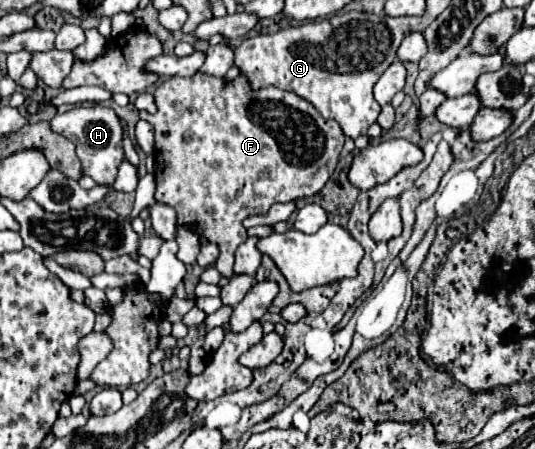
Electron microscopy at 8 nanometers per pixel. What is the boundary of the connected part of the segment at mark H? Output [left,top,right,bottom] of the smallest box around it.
[50,105,124,187]

